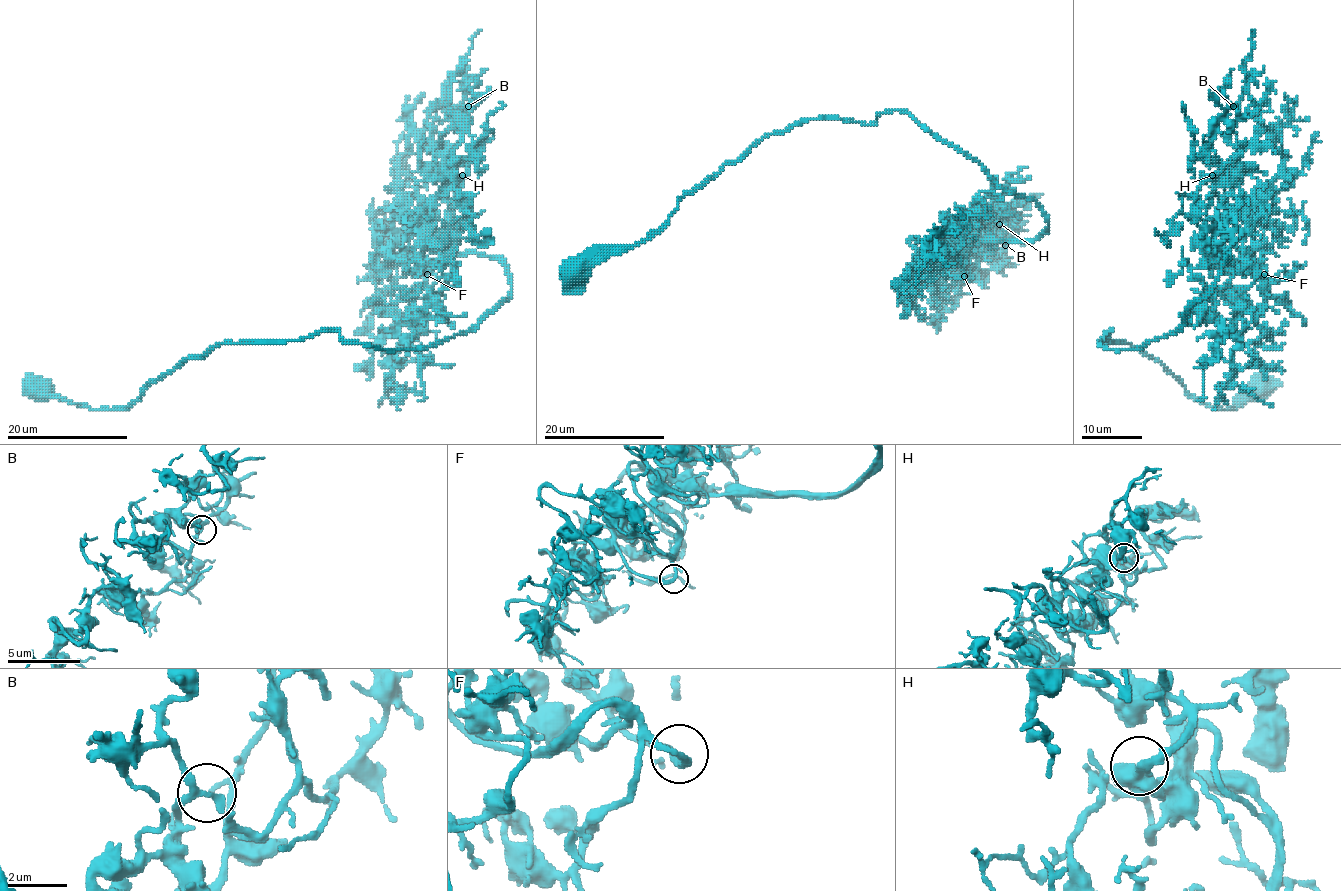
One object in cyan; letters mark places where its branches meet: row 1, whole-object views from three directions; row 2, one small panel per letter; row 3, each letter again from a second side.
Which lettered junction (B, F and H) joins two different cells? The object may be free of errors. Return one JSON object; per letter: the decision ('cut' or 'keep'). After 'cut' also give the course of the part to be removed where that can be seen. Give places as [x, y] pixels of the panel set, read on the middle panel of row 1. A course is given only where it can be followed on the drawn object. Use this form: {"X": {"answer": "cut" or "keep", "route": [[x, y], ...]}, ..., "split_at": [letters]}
{"B": {"answer": "keep"}, "F": {"answer": "keep"}, "H": {"answer": "keep"}, "split_at": []}

